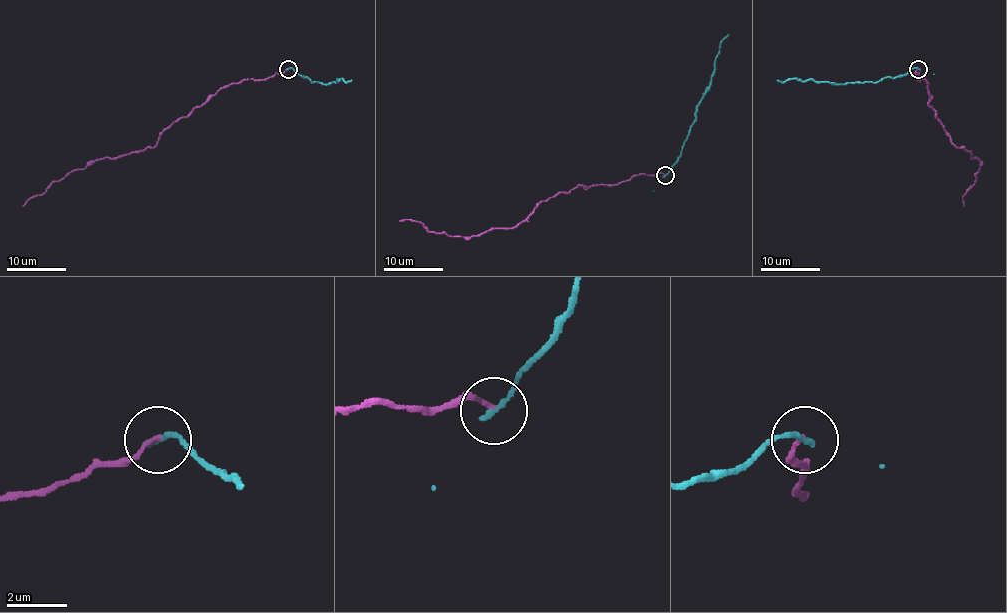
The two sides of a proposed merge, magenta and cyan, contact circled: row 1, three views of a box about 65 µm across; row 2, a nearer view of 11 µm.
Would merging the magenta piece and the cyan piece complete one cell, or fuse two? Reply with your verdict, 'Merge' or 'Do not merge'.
Do not merge

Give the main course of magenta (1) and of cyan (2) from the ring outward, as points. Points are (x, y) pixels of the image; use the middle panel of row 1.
1: (665, 175), (642, 173), (559, 191), (514, 227), (471, 236), (450, 236), (429, 232), (419, 221), (399, 221)
2: (665, 175), (675, 163), (696, 118), (696, 105), (708, 85), (720, 44), (729, 33)

